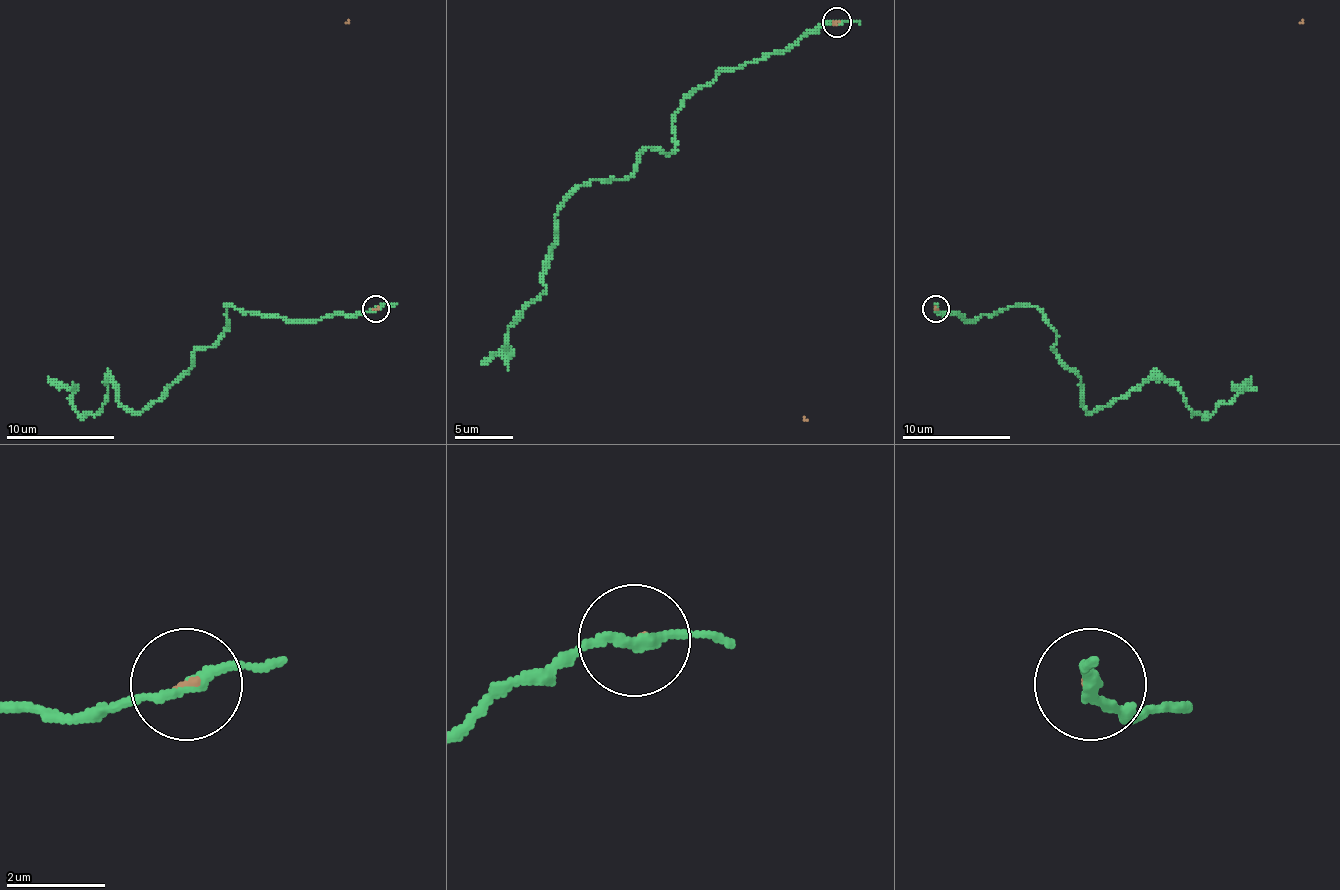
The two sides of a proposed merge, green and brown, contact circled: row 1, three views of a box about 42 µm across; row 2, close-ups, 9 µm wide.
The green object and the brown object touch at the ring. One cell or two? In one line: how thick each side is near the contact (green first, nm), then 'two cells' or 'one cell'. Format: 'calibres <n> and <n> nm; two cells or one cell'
calibres 200 and 70 nm; two cells

